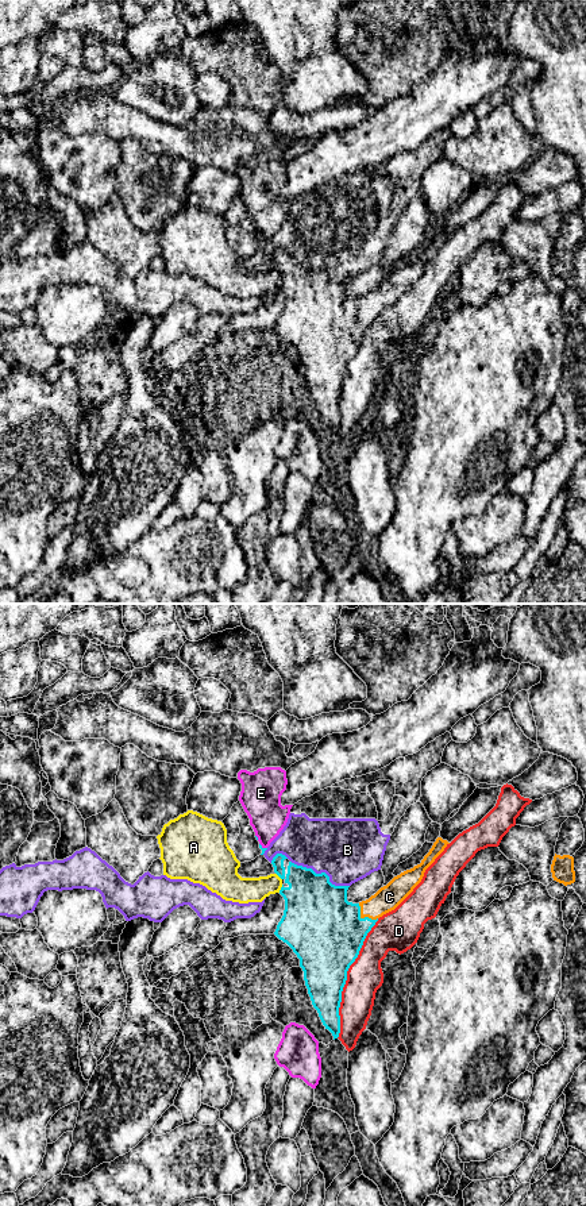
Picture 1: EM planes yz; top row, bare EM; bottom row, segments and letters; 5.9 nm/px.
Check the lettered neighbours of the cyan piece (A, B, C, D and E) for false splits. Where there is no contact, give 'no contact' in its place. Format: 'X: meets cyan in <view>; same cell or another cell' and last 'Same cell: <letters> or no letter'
A: meets cyan in yz; another cell
B: meets cyan in yz; another cell
C: meets cyan in yz; same cell
D: meets cyan in yz; another cell
E: meets cyan in yz; another cell
Same cell: C

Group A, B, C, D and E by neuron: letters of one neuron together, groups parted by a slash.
A / B / C / D / E

